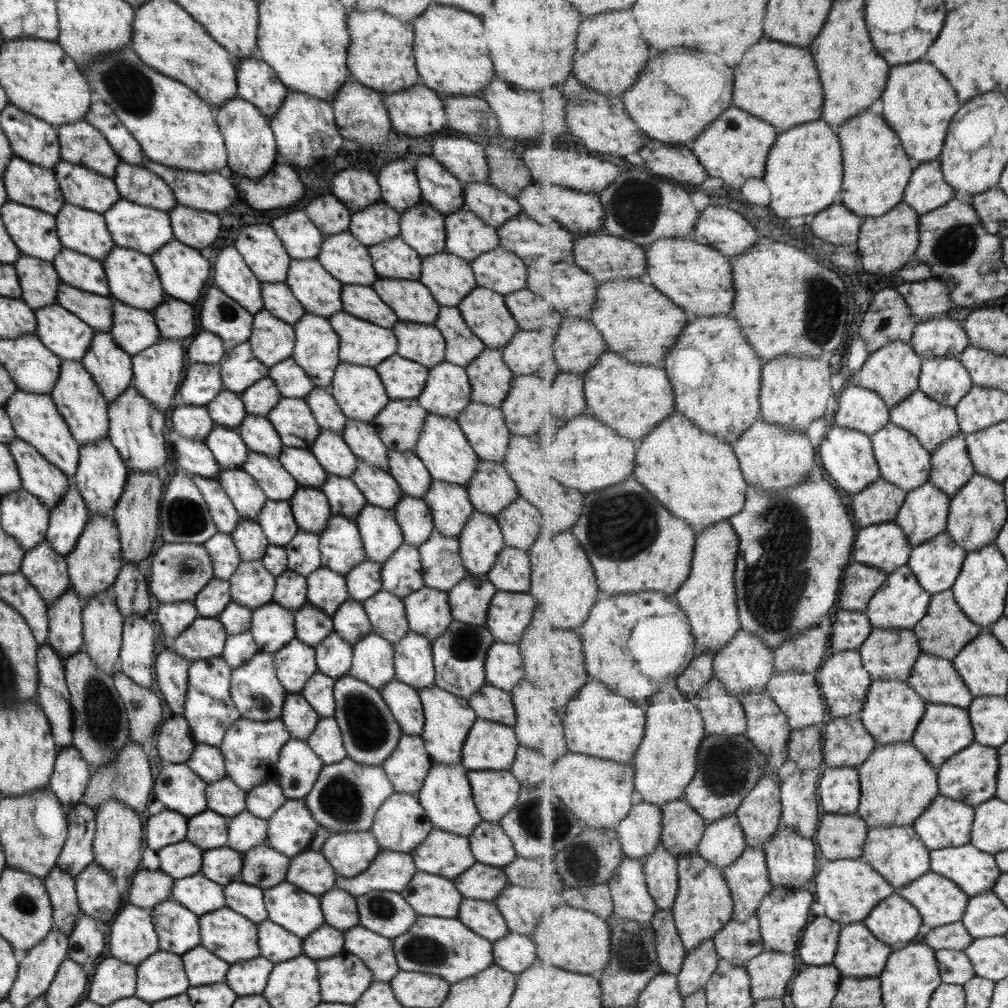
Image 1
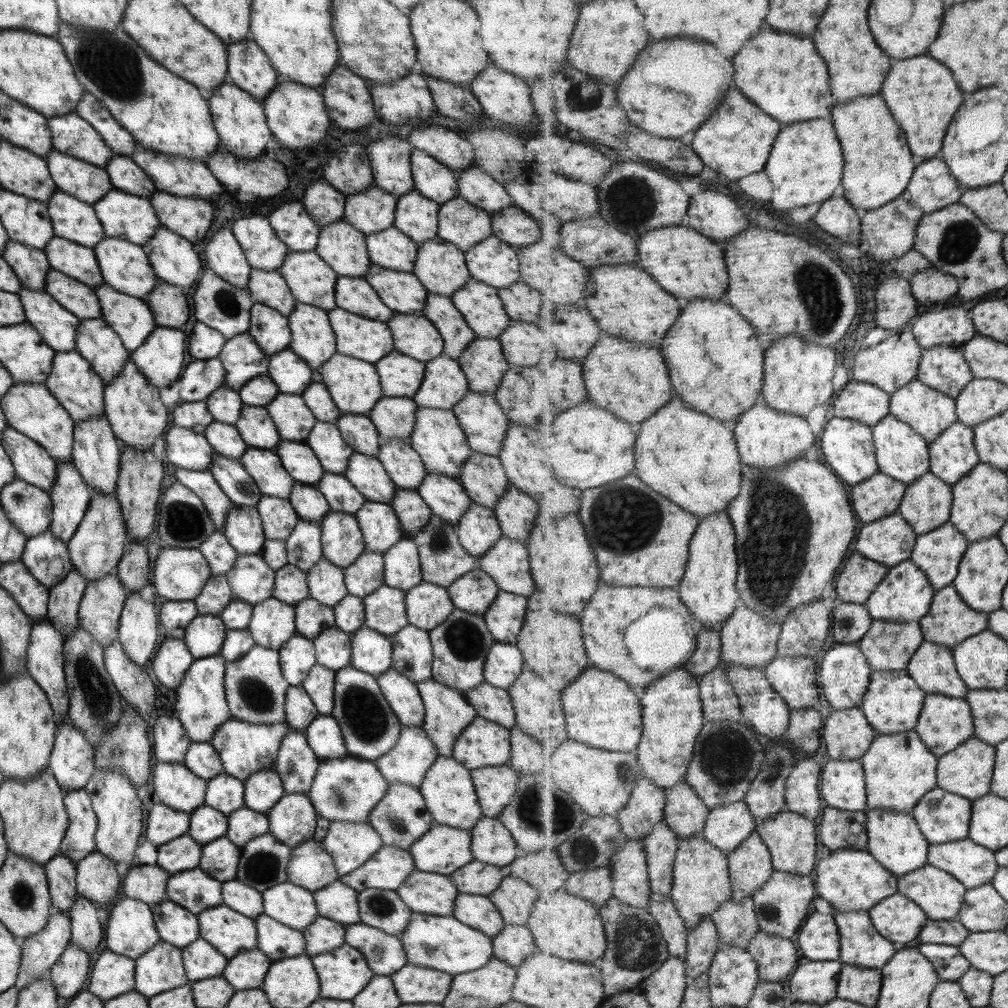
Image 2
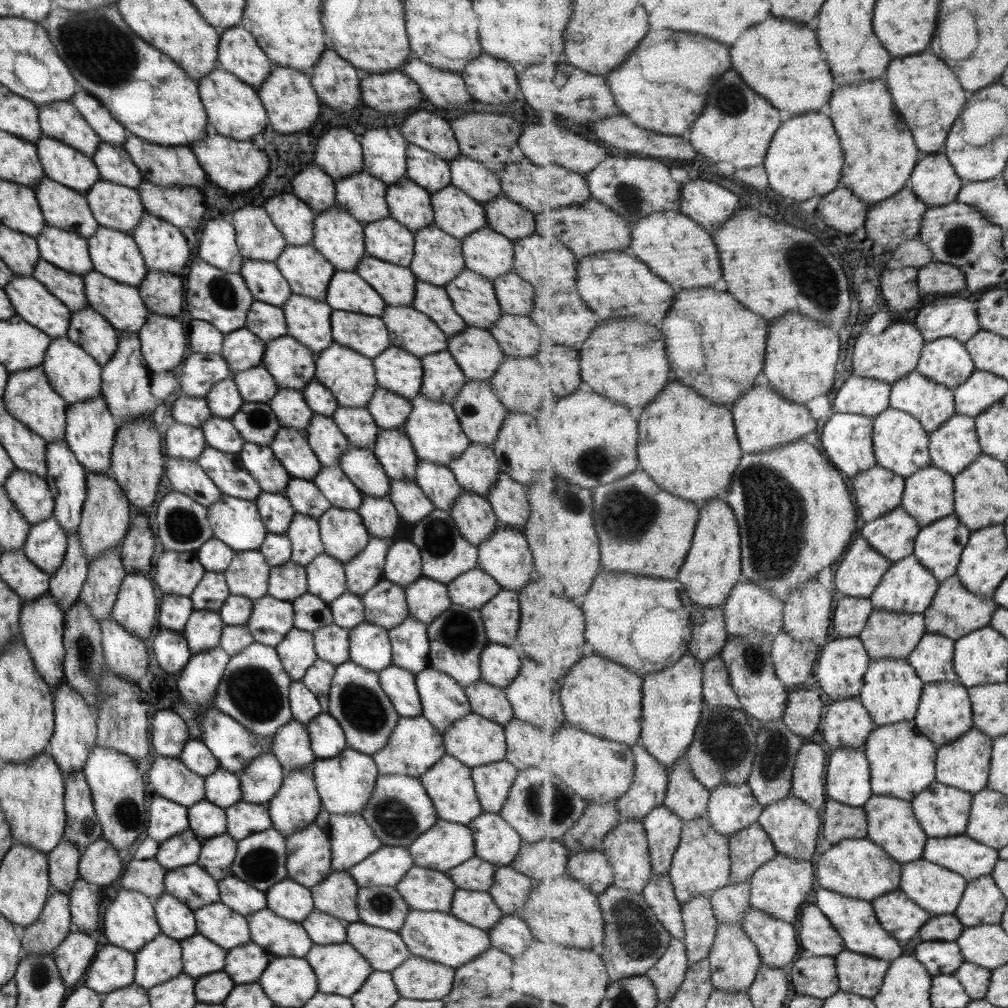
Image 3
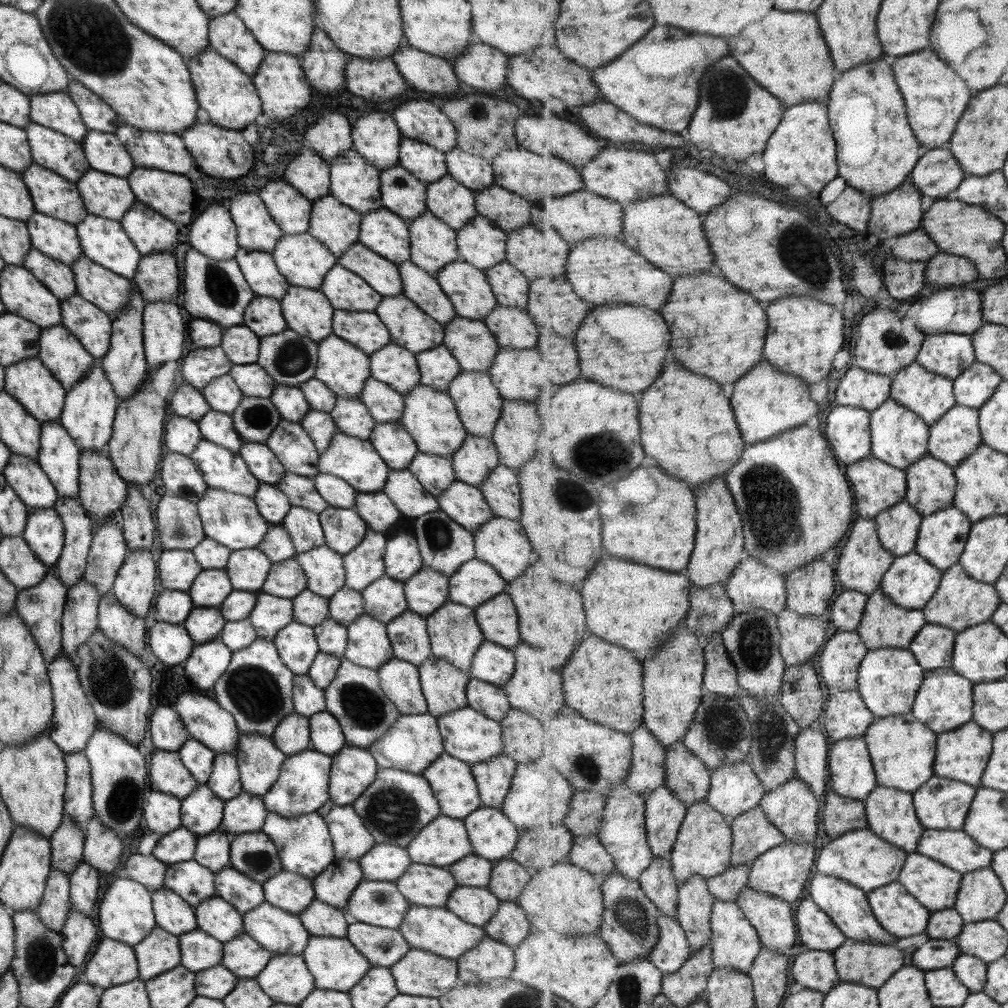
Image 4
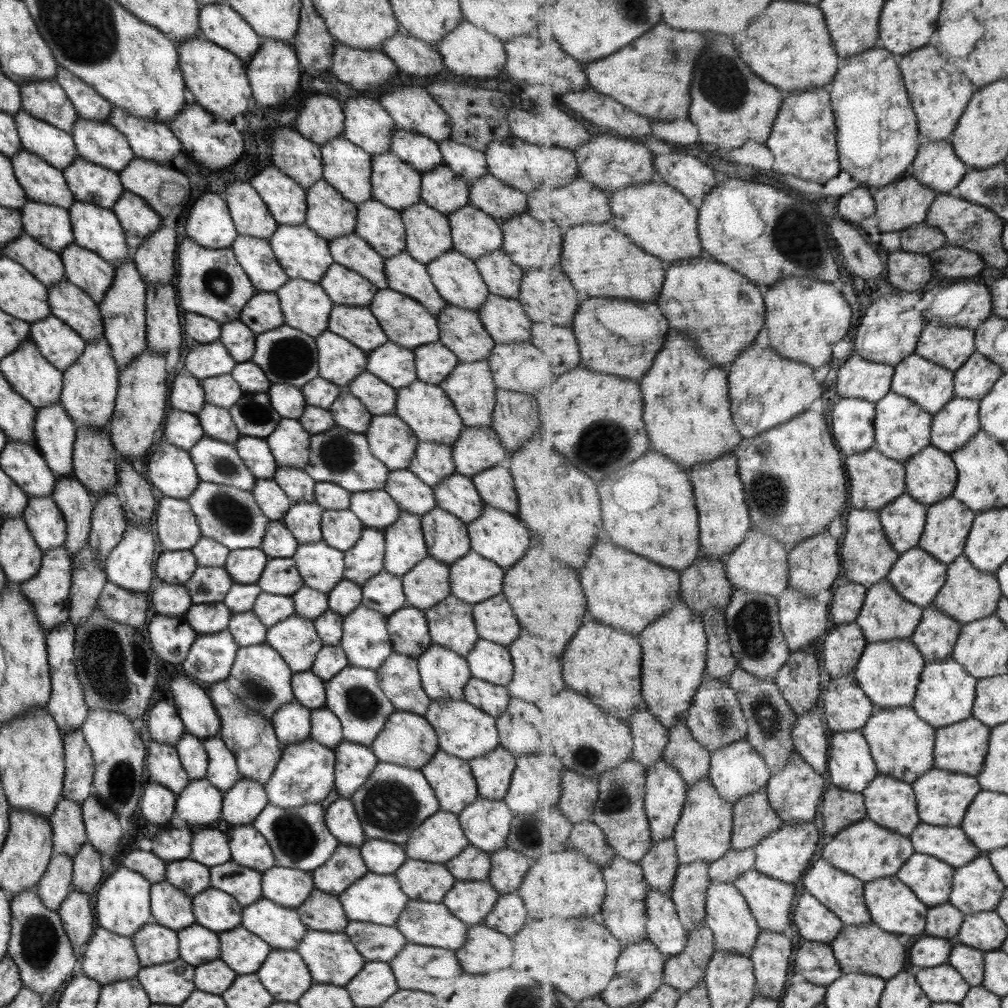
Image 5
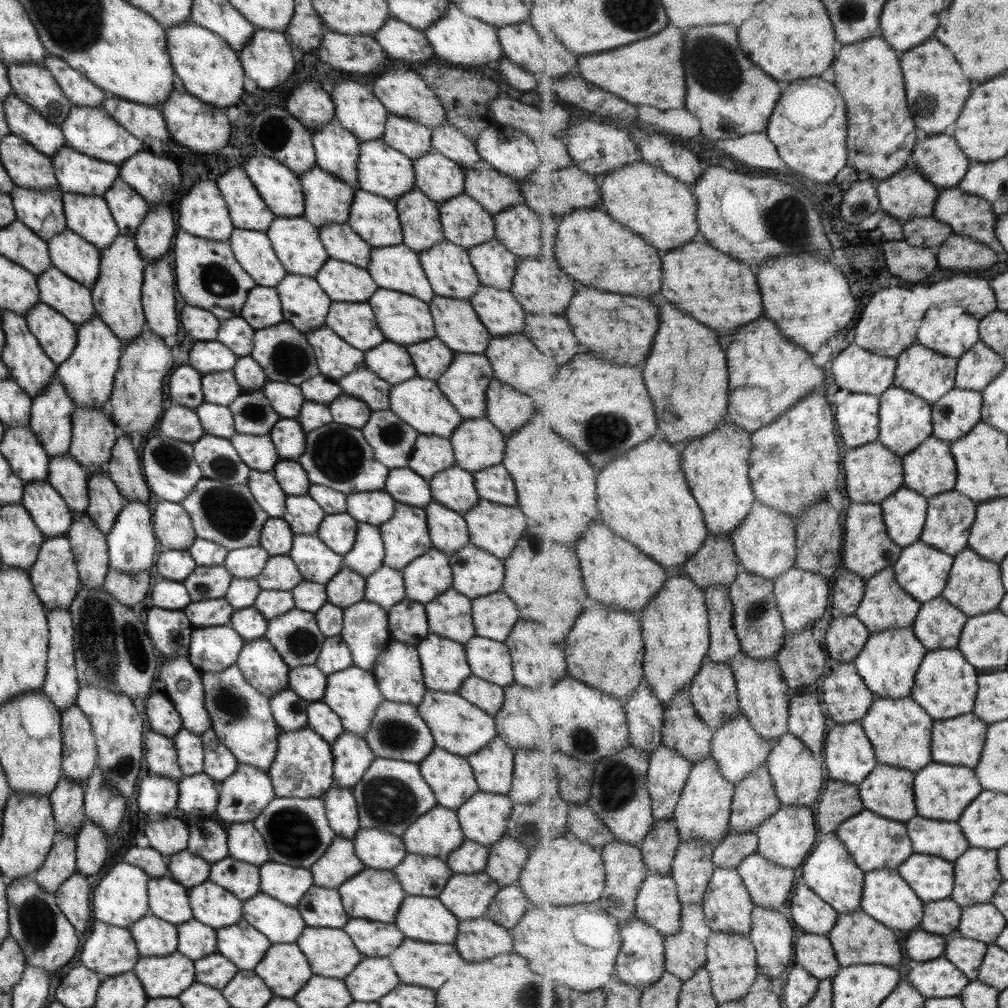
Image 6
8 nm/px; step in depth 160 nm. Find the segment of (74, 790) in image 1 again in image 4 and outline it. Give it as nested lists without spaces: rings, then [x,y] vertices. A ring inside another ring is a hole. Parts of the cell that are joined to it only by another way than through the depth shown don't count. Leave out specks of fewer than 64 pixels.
[[[60,652],[51,664],[46,665],[46,673],[53,699],[52,717],[47,727],[48,737],[64,755],[82,752],[98,726],[98,722],[81,688],[76,667],[66,659],[64,652]]]

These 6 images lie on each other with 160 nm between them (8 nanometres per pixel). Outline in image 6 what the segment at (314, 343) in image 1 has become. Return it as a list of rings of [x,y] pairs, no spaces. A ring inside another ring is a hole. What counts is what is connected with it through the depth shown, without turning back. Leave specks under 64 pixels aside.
[[[286,273],[274,289],[285,323],[303,334],[324,326],[332,301],[314,278]]]

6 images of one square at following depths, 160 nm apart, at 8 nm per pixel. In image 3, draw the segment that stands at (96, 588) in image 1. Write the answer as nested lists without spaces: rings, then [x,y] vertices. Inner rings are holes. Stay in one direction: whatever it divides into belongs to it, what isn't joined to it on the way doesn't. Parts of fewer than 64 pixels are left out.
[[[109,473],[85,475],[86,495],[82,506],[80,523],[76,530],[82,555],[89,561],[98,558],[102,552],[118,549],[129,527],[129,503],[119,485]]]

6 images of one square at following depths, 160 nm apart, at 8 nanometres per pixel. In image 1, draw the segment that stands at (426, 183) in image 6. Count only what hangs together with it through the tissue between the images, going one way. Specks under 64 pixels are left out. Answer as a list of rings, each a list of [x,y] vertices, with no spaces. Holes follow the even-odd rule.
[[[466,206],[444,215],[444,250],[471,263],[500,244],[496,229],[487,226]]]

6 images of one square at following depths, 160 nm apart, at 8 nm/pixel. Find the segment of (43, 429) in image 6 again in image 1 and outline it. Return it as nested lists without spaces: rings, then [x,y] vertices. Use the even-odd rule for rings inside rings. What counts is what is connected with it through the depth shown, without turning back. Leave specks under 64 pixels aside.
[[[70,478],[68,481],[70,483],[67,492],[49,513],[48,527],[44,536],[53,552],[63,557],[73,550],[89,518],[73,479]]]

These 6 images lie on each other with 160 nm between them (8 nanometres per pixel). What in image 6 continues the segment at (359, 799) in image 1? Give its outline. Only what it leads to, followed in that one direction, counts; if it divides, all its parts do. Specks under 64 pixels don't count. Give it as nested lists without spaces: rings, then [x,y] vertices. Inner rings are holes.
[[[344,732],[330,745],[332,754],[332,778],[343,789],[352,788],[363,777],[374,754],[363,738]]]

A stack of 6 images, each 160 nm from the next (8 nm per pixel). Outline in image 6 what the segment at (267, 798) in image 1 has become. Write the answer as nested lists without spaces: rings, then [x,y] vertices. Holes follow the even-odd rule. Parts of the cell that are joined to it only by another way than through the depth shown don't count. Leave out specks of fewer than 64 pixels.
[[[235,664],[221,672],[201,673],[201,680],[210,728],[219,742],[231,752],[238,764],[254,766],[267,775],[275,756],[279,733],[270,711],[269,698],[249,686]]]

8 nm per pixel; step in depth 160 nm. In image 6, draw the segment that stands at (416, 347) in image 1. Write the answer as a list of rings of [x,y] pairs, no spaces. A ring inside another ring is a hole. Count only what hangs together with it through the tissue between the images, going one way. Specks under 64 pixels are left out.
[[[378,288],[366,304],[373,312],[377,329],[383,332],[387,340],[395,344],[417,344],[435,337],[428,305],[417,298],[394,290]]]

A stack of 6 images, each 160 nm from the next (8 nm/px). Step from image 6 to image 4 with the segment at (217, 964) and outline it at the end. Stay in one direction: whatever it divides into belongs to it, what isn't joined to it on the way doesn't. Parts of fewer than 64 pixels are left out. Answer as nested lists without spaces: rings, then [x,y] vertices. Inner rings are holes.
[[[221,964],[200,970],[194,975],[195,994],[213,1000],[227,996],[237,981],[237,977]]]

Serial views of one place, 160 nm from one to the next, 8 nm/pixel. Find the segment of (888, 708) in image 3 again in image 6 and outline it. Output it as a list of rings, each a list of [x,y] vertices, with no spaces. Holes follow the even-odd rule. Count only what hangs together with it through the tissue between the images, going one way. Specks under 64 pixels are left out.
[[[896,627],[891,630],[872,633],[860,656],[854,661],[854,665],[858,668],[858,673],[864,678],[869,690],[872,690],[877,696],[881,698],[911,697],[913,687],[916,685],[917,671],[920,669],[921,663],[924,661],[928,651],[928,648],[925,648],[920,638],[917,638],[913,628]]]

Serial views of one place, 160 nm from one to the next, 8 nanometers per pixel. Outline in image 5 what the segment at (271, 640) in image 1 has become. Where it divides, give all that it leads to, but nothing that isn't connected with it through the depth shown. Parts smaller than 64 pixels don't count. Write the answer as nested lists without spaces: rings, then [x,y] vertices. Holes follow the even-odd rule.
[[[260,592],[256,596],[251,611],[258,618],[258,621],[268,629],[294,614],[294,604],[290,596]]]

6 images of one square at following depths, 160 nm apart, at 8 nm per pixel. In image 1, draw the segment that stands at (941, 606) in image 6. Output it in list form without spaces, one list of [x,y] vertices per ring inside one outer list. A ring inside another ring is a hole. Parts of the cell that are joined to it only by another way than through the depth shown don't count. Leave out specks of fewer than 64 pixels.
[[[922,652],[907,681],[927,704],[952,704],[967,709],[975,699],[953,661],[934,654]]]

